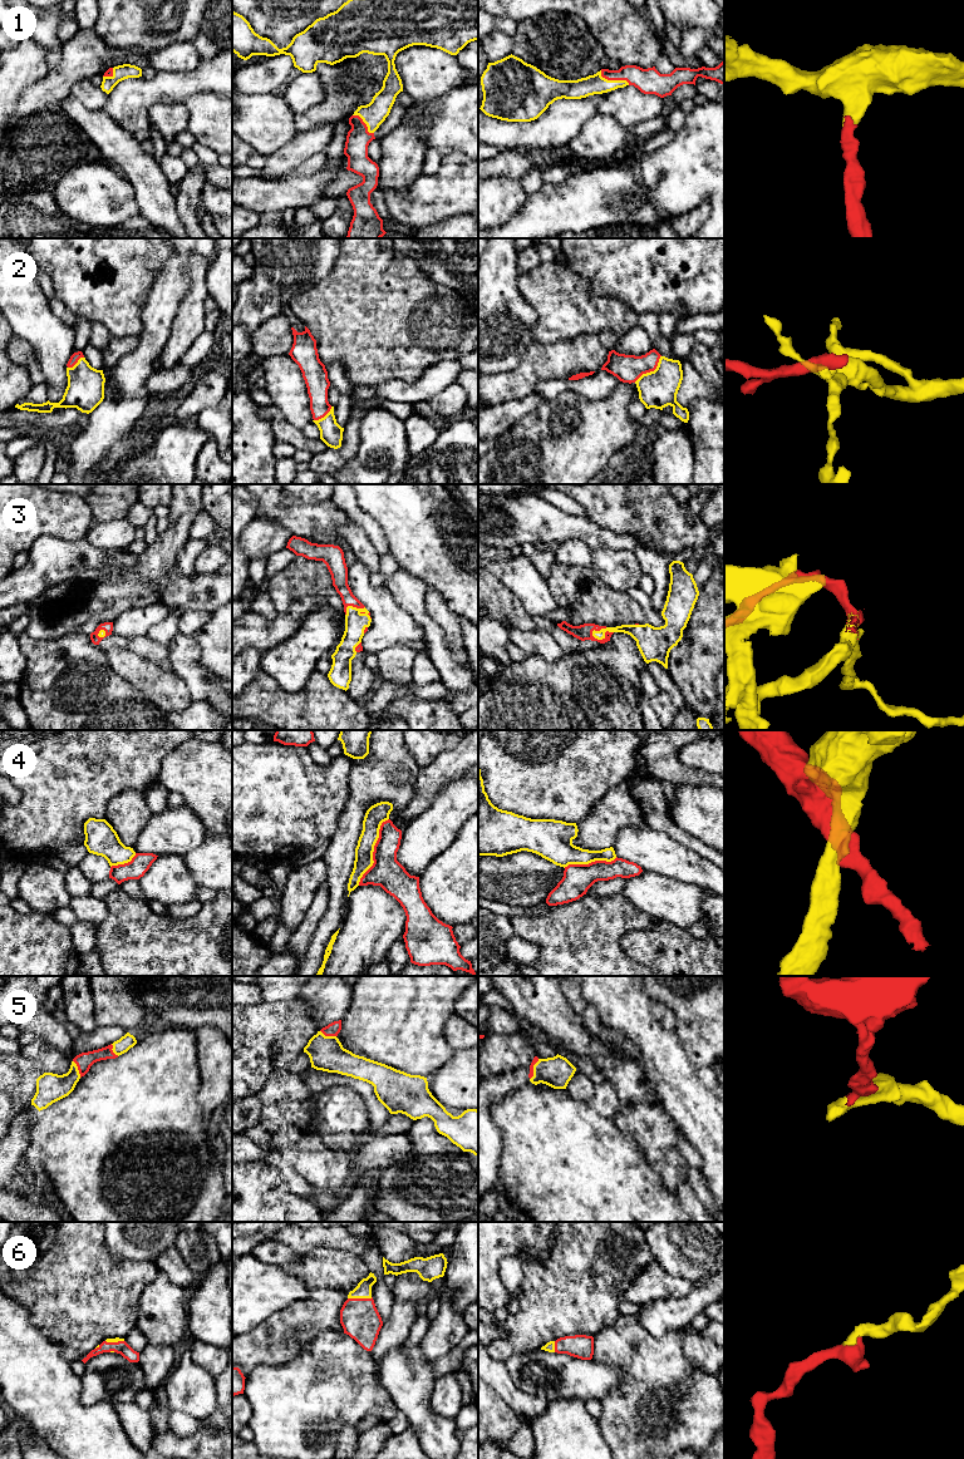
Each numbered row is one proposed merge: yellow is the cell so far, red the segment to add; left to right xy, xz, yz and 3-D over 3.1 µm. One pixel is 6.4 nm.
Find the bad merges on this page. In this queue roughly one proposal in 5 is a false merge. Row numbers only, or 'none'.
4

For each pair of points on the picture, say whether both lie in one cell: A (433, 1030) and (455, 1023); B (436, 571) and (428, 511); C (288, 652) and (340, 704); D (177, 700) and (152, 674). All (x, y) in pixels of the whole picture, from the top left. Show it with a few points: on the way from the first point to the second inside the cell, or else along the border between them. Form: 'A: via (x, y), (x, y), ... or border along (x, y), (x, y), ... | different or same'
A: border along (452, 1014), (444, 1025), (444, 1039), (455, 1050) | different
B: via (436, 556), (436, 541), (428, 532), (427, 526) | same
C: border along (315, 670), (300, 690), (295, 693), (285, 690) | different
D: via (171, 694), (157, 680) | same

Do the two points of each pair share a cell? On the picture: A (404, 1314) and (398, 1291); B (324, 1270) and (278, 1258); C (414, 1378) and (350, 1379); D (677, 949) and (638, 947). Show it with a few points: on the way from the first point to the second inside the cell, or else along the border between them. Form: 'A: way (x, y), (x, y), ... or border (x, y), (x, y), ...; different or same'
A: border (396, 1300), (416, 1305); different
B: border (304, 1256), (298, 1261), (280, 1266); different
C: border (375, 1373), (379, 1385), (393, 1404); different
D: way (667, 949), (648, 947); same

